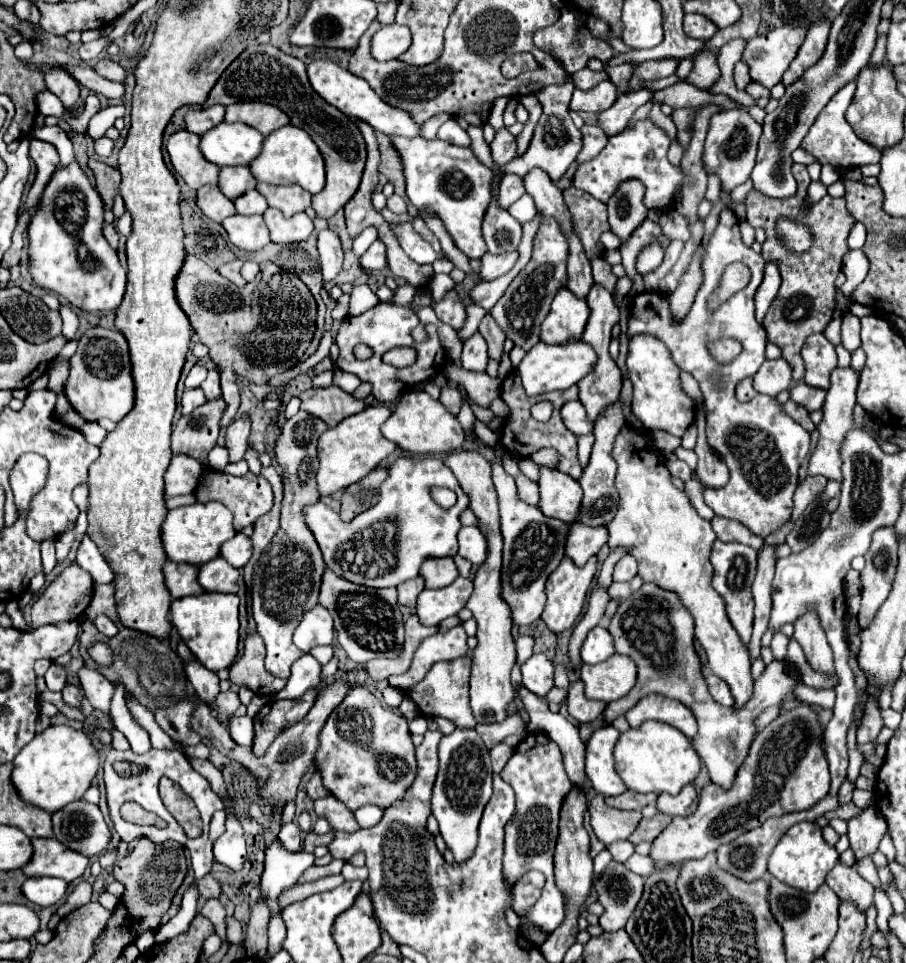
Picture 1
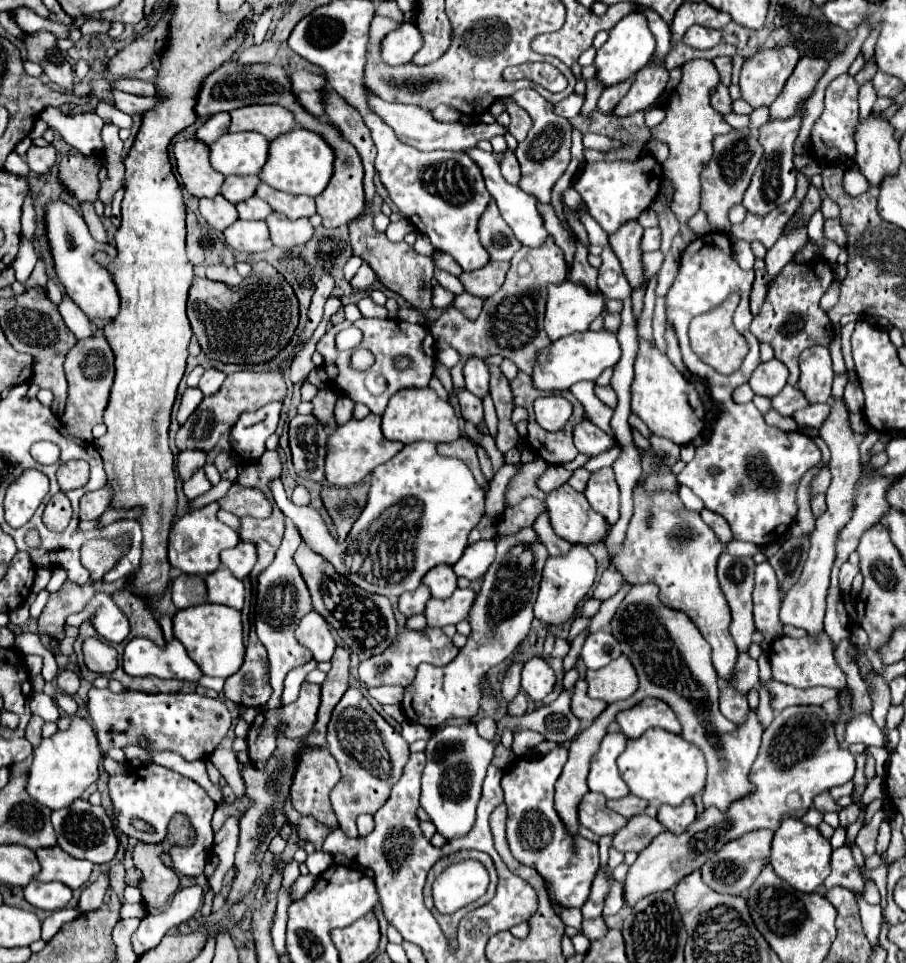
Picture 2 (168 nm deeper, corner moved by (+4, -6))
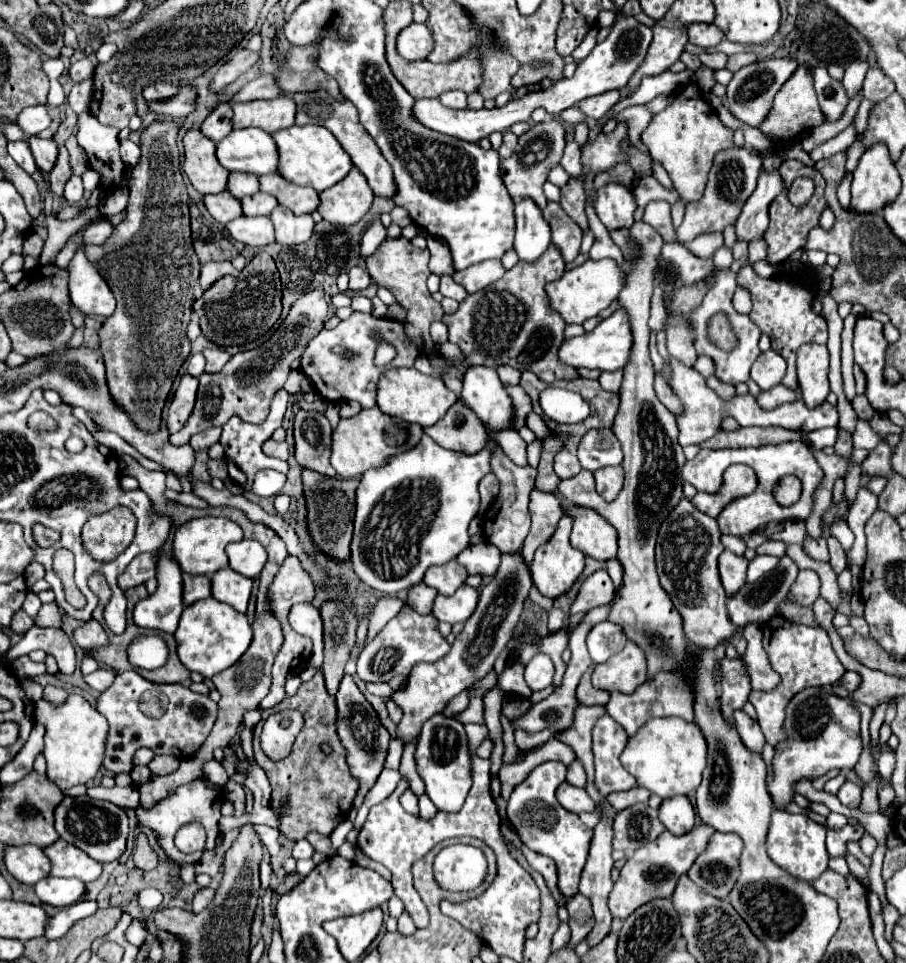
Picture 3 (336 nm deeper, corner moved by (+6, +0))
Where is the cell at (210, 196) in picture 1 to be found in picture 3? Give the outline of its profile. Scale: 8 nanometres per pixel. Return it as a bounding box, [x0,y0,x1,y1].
[204,192,242,224]

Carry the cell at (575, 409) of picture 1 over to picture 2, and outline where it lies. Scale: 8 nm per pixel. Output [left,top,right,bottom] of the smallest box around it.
[574,420,616,458]

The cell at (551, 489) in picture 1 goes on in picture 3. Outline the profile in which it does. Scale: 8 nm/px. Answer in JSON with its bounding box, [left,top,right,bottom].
[564,506,618,562]

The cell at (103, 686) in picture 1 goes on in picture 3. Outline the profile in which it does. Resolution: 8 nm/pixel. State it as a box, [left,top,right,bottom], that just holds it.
[96,672,216,772]

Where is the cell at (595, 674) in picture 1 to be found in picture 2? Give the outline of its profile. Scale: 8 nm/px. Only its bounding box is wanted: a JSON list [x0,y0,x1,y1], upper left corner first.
[586,654,638,704]

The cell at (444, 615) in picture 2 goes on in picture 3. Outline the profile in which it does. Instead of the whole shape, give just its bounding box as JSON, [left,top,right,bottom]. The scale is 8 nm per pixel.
[432,586,478,624]

